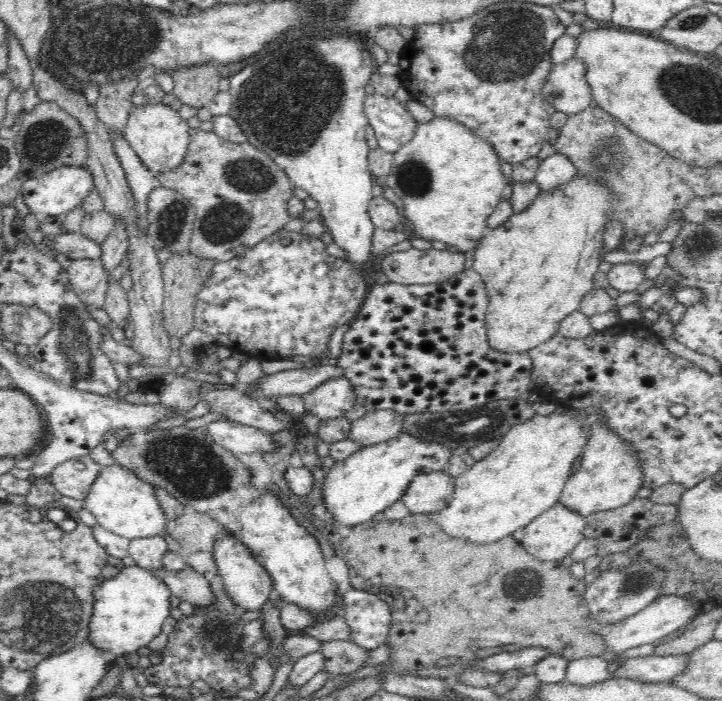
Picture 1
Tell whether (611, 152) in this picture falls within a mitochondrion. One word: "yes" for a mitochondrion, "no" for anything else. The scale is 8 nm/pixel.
yes

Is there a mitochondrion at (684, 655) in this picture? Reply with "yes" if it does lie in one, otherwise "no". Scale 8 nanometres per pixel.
no

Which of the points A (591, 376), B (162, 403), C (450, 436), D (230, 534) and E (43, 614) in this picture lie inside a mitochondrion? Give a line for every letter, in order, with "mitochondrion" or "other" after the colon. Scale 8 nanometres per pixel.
A: other
B: other
C: mitochondrion
D: other
E: mitochondrion

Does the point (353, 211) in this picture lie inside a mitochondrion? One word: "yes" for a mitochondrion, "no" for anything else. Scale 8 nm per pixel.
no

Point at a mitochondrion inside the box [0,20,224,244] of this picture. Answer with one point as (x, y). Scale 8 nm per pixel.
(45, 140)

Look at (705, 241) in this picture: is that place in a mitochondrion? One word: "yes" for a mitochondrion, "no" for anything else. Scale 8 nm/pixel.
yes

